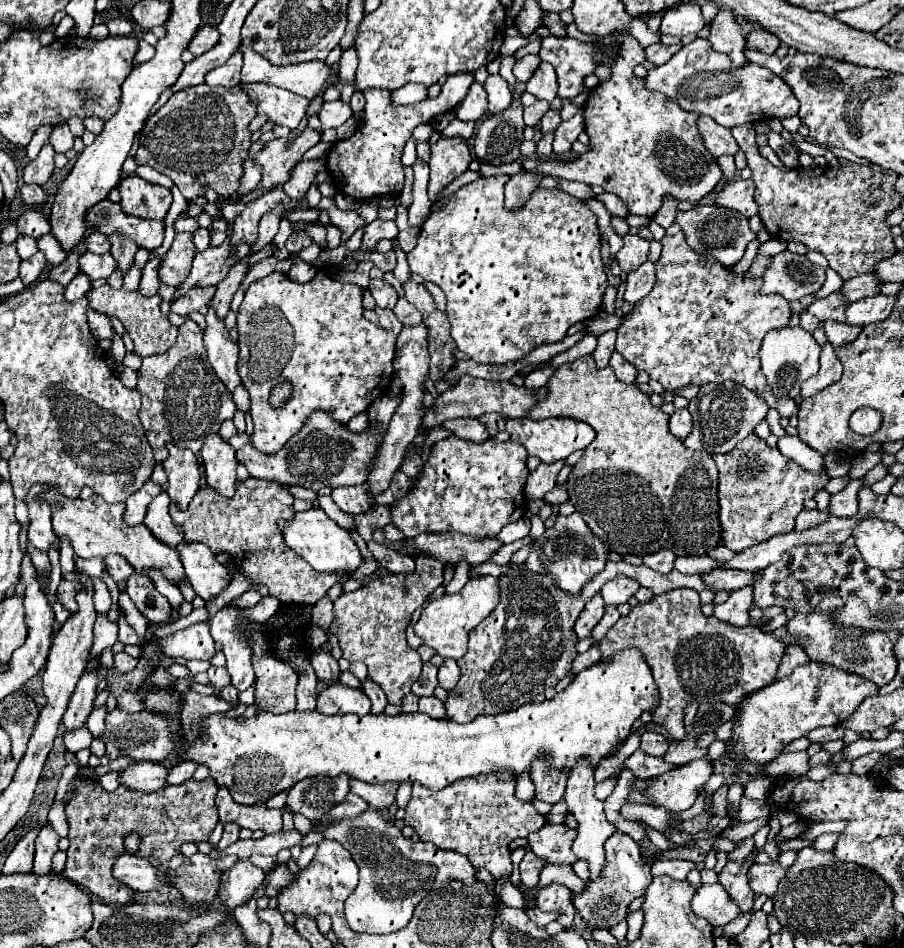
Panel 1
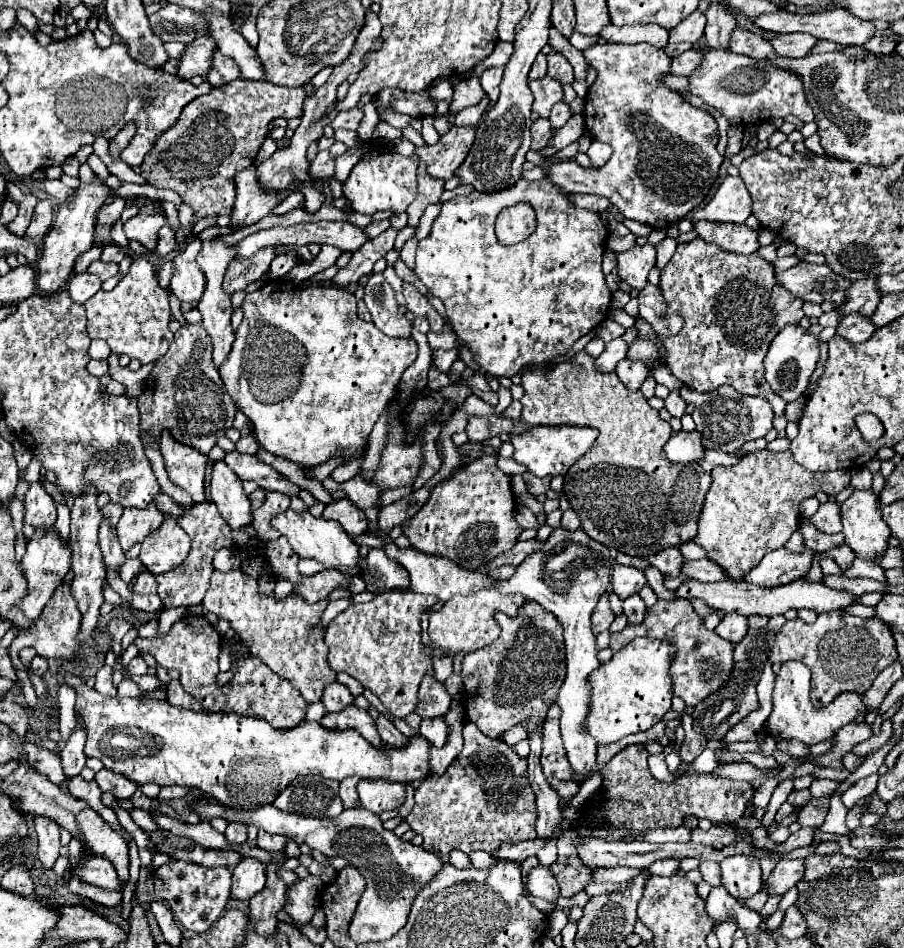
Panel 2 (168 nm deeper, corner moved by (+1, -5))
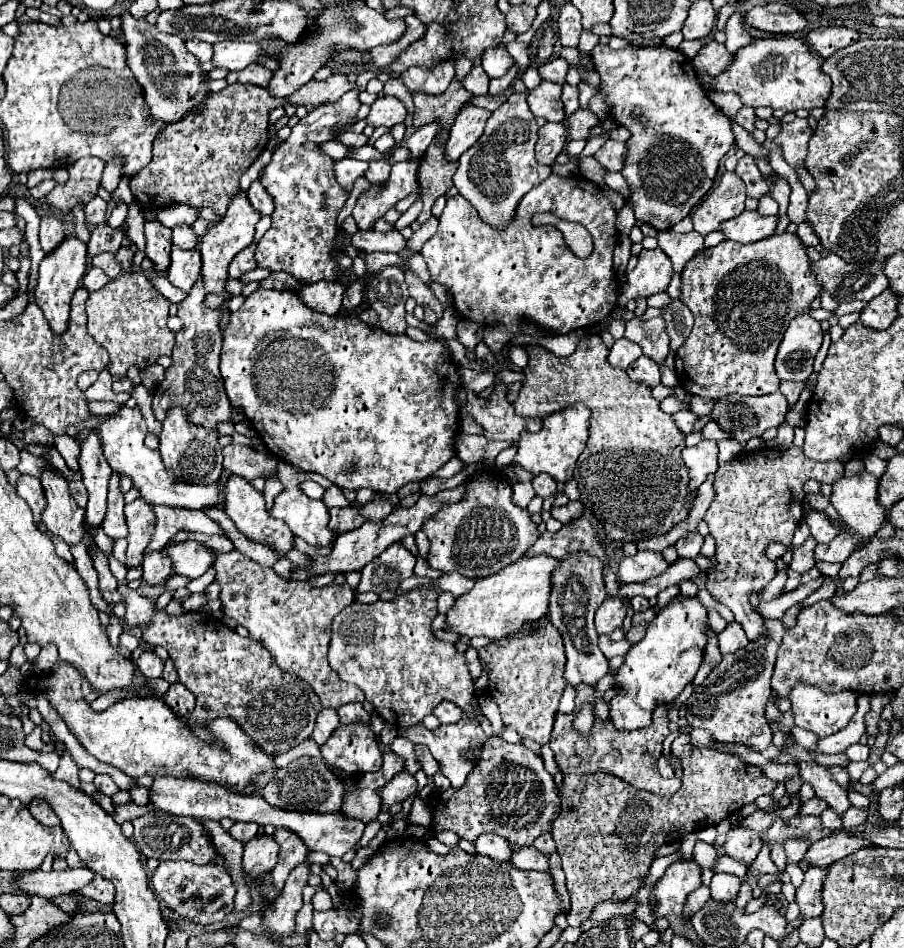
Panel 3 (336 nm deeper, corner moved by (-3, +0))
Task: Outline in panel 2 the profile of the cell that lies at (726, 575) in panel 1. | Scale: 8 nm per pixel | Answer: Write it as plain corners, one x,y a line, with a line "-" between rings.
786,549
770,551
762,557
758,567
750,569
742,579
746,583
754,583
760,587
778,587
786,585
794,579
800,579
808,573
812,565
812,551
804,551
802,555
794,555

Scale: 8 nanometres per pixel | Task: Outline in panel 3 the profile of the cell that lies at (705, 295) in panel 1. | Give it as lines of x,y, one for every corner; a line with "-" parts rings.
782,232
782,234
772,234
770,238
764,238
762,242
756,242
752,246
742,246
742,244
736,244
736,242
730,242
730,240
724,240
720,242
718,246
714,248
704,248
700,250
690,262
688,266
684,268
682,272
682,302
692,310
694,314
694,330
690,334
690,338
686,340
686,344
682,346
682,350
678,350
676,354
676,372
678,372
678,386
686,390
686,394
690,396
704,396
704,398
712,398
712,400
718,400
722,396
728,396
728,394
742,394
742,396
764,396
764,394
772,394
778,390
778,384
780,384
780,378
776,376
776,370
774,370
774,356
776,356
776,350
780,346
780,340
784,336
784,330
786,330
786,324
798,316
798,314
804,314
808,312
808,304
820,294
820,284
814,276
814,272
810,270
810,260
808,260
808,254
806,254
806,246
802,244
802,240
798,238
798,234
794,232

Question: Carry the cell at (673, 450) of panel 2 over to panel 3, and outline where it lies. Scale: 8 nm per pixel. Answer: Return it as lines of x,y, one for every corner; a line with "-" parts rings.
702,440
694,448
684,448
682,460
690,472
690,492
686,502
692,502
696,498
698,486
706,480
706,476
718,470
718,446
712,440

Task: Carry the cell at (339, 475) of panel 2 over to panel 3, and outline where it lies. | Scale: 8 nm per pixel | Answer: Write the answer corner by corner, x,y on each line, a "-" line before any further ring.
278,460
278,470
276,470
276,472
278,472
278,480
284,484
284,490
274,498
274,506
272,506
270,514
272,514
274,518
278,518
278,520
284,520
284,522
290,526
290,530
292,530
298,538
306,540
308,544
318,546
318,548
330,546
330,542
334,540
334,534
328,530
328,522
330,522
328,508
324,506
322,500
312,500
312,498
308,498
308,496
300,490
300,484
306,480
312,480
326,489
330,487
332,483
319,474
302,472
302,470
298,470
296,466
290,466
290,464
282,462
282,460

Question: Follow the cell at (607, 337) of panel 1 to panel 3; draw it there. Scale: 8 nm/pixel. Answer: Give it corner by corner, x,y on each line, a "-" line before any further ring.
620,338
614,342
614,346
610,348
610,356
608,356
608,362
612,366
618,366
618,368
628,368
636,358
642,356
642,348
626,338

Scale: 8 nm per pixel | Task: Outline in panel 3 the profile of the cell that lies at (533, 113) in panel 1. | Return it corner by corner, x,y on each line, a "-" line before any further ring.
548,122
546,126
542,126
538,134
538,144
536,144
538,162
552,166
556,162
556,156
564,150
566,140
568,140
568,132
564,124

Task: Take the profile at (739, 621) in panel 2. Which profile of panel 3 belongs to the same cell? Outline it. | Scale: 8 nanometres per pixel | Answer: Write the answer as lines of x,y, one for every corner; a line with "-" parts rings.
736,622
728,624
728,628
718,636
718,648
722,654
732,654
746,646
748,646
748,638
746,638
744,630
736,626

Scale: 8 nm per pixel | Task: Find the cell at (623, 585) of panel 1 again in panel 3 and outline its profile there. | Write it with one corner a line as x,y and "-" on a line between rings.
638,552
636,556
624,558
618,568
618,578
624,584
646,582
652,576
660,576
670,564
660,552

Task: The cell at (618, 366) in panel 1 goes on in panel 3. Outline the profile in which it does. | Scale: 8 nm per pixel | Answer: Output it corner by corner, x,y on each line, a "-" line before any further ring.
640,356
638,360
634,360
626,372
628,372
630,380
644,382
650,388
660,384
660,368
656,362
650,362
650,358
646,358
646,356

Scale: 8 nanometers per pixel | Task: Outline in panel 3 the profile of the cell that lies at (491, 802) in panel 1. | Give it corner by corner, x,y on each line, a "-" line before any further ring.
498,736
488,738
478,766
462,790
446,790
438,798
438,806
448,812
448,826
434,824
432,830
452,830
460,838
474,842
478,834
494,832
508,842
532,844
538,836
550,832
550,826
560,810
560,798
554,778
544,768
542,756
522,744
508,744

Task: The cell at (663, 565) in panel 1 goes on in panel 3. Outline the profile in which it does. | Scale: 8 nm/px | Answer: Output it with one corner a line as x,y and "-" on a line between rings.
692,532
686,538
680,538
676,542
678,556
680,558
696,558
698,552
700,552
700,548
702,548
702,542
704,542
704,536
700,532

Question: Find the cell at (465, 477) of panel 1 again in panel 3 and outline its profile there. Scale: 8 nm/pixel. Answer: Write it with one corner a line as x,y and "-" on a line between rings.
484,474
480,478
468,480
466,496
462,498
462,502
458,502
456,506
446,506
446,510
440,510
436,518
432,518
430,522
424,522
422,532
430,540
430,554
428,554
430,568
440,570
440,572
458,572
466,578
476,578
476,580
492,576
500,572
502,568
514,564
518,558
524,556
524,552
540,536
530,514
512,502
512,486
498,474
492,474
492,476

